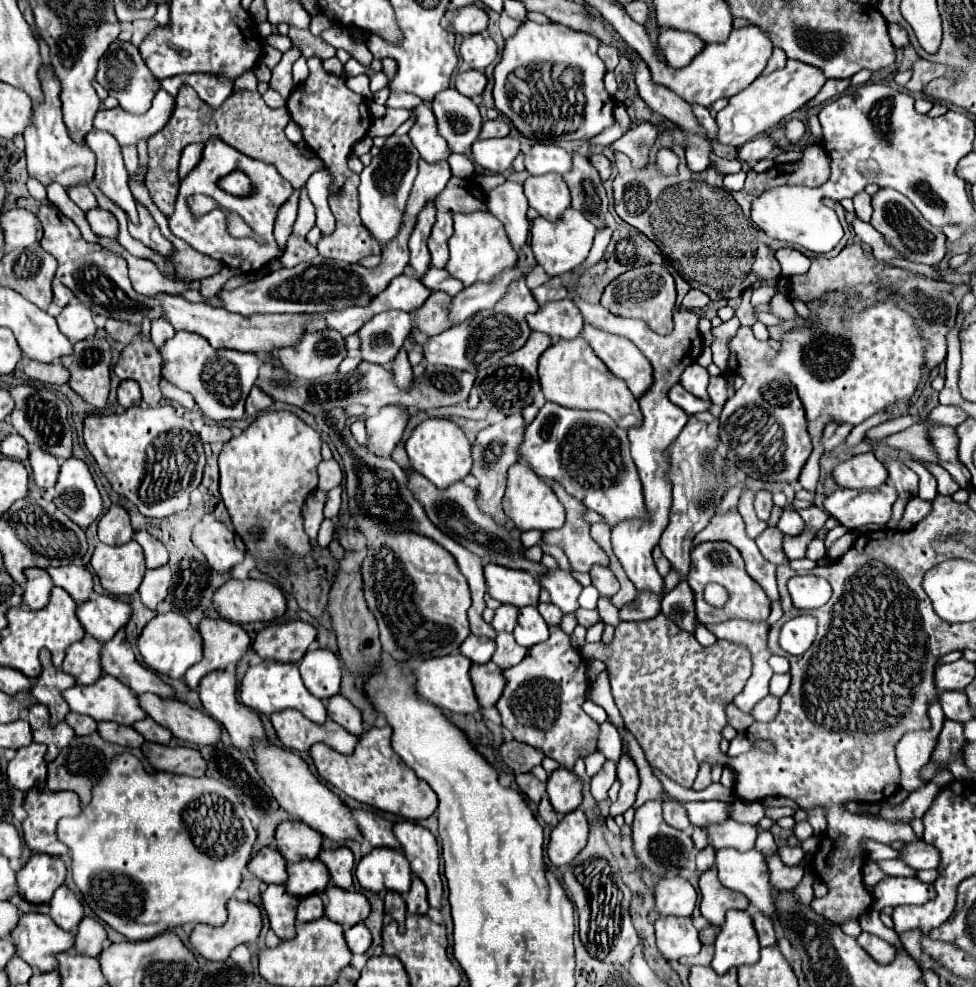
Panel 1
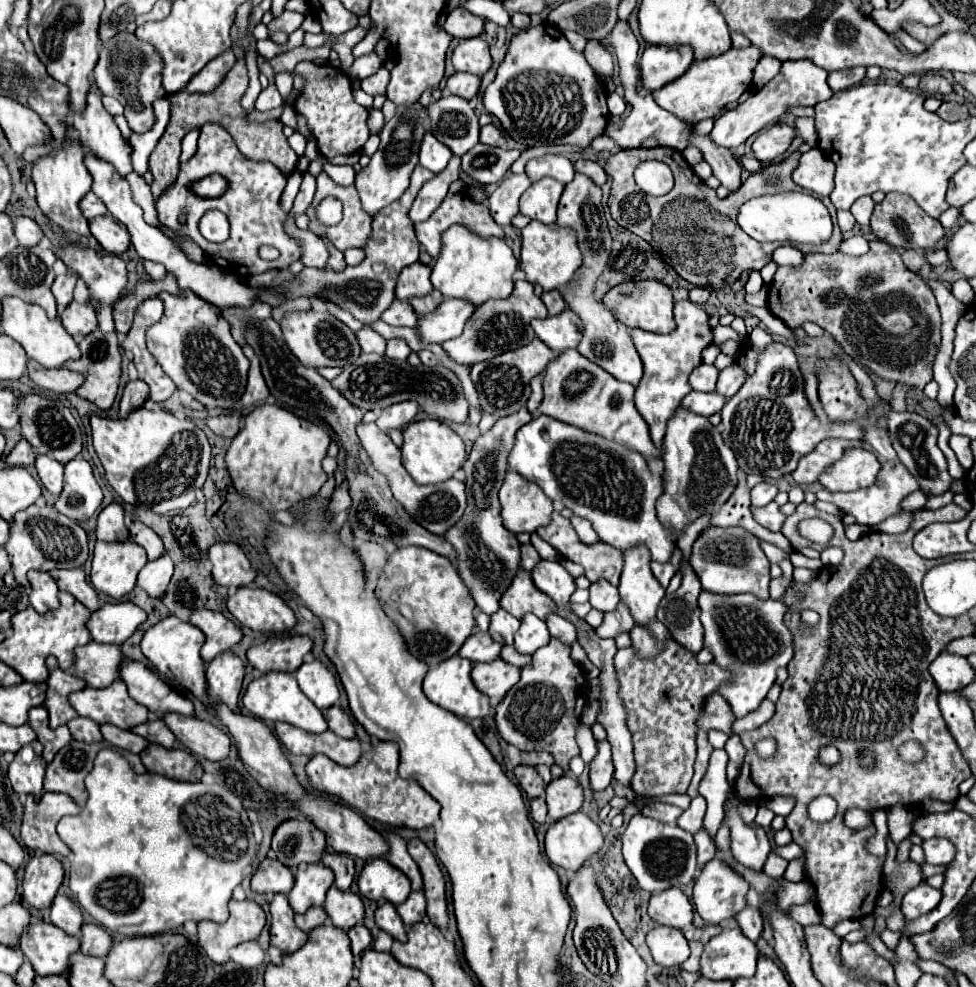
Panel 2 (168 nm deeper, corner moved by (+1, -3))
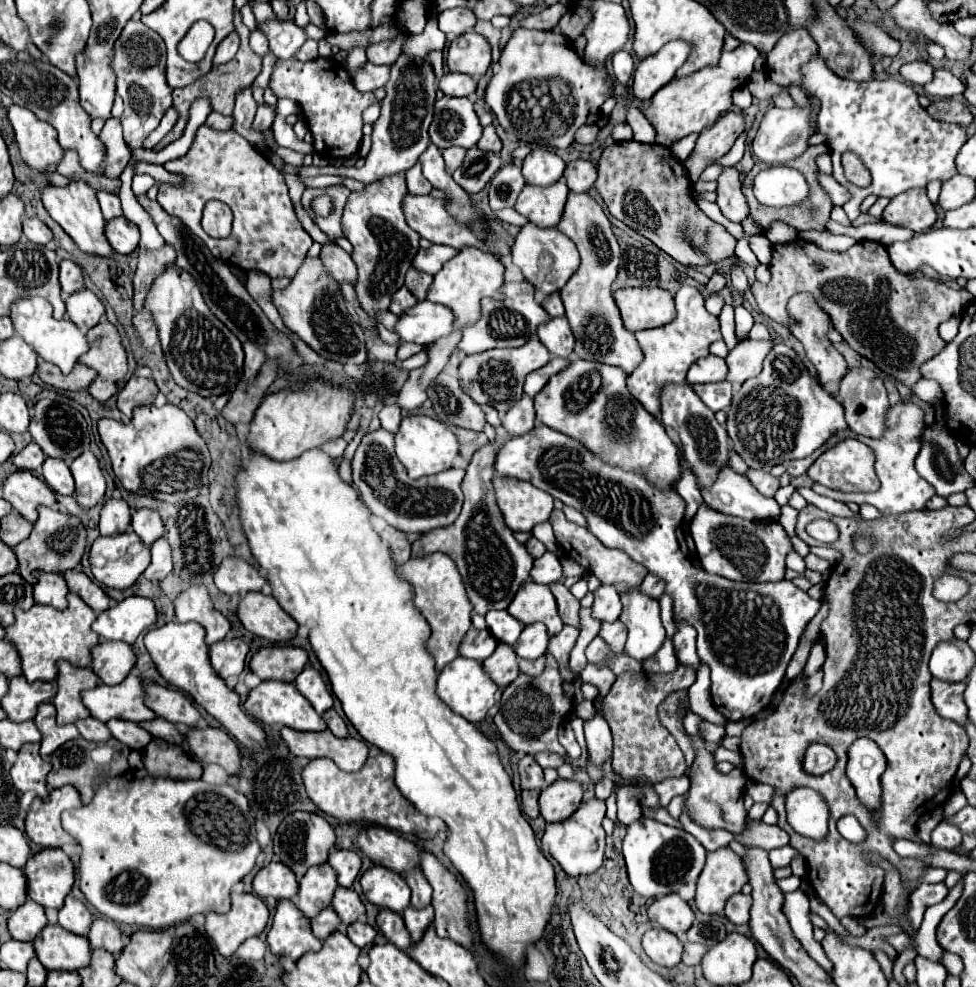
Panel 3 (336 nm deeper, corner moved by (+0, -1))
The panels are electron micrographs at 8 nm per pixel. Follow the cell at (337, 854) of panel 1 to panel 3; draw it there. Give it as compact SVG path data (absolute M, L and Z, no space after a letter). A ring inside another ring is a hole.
M335 849L329 853L329 865L337 873L337 881L341 887L351 887L355 877L361 871L361 857L355 851Z

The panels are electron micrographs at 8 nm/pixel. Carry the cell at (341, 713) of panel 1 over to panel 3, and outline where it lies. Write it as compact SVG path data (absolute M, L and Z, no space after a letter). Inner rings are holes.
M329 709L329 711L323 715L323 719L325 719L329 731L331 731L335 737L347 737L347 725L345 725L345 721L337 715L335 709Z

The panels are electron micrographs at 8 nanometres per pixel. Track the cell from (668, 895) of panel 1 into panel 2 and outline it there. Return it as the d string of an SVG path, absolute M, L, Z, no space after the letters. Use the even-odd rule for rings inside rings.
M670 887L668 891L652 895L648 913L658 925L670 925L676 929L684 929L686 925L692 923L694 909L682 889Z

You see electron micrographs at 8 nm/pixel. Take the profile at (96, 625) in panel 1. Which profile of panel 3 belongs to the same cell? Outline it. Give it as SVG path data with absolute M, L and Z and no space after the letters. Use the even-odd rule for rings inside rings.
M131 595L121 603L115 603L93 623L93 631L107 641L135 643L141 631L153 627L157 621L157 609L151 599Z

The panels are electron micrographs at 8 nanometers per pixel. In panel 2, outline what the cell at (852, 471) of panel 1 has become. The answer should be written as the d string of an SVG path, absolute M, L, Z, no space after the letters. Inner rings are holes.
M850 449L844 457L820 475L820 483L828 491L856 491L870 487L876 481L880 463L874 453L866 449Z

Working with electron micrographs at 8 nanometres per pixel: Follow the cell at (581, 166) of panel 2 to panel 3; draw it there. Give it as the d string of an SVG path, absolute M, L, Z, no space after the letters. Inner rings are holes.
M577 159L577 161L571 161L565 169L565 175L567 179L567 187L573 191L573 193L585 193L593 187L595 179L597 179L597 169L591 161L585 161L585 159Z

